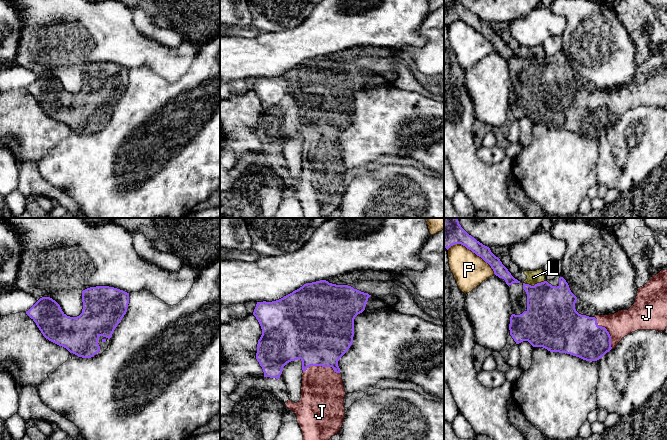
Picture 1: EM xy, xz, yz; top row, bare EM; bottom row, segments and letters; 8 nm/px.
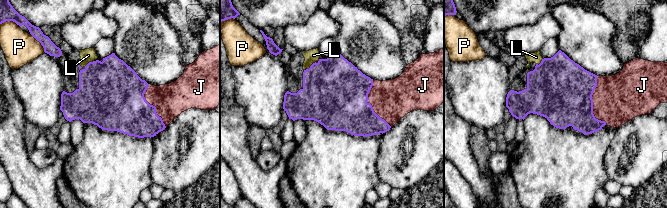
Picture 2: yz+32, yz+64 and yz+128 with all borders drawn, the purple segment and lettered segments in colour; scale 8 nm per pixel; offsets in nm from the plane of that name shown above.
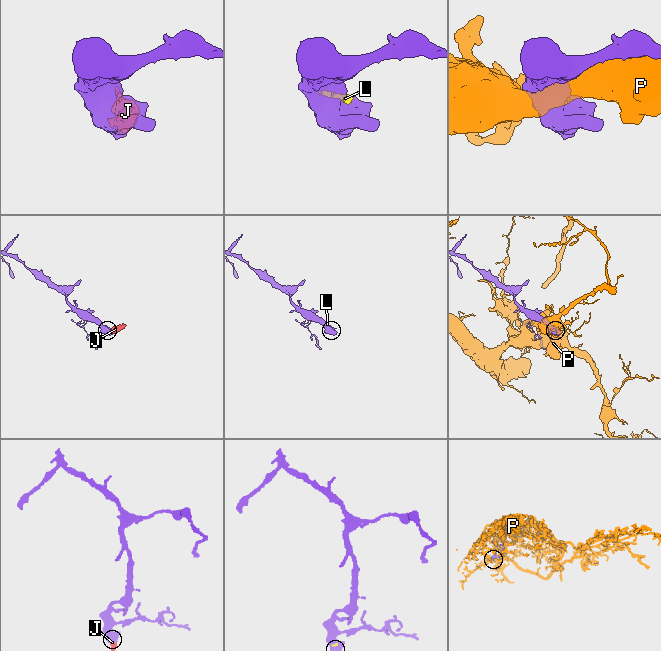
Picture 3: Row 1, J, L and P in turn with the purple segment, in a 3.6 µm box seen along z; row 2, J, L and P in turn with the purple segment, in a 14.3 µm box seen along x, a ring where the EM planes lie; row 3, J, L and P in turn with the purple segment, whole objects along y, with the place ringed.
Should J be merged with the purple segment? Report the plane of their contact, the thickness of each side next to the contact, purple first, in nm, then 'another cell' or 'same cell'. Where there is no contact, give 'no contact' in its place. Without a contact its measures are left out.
meets purple in xz; 500 nm thick on the purple side, 360 nm on the other; same cell

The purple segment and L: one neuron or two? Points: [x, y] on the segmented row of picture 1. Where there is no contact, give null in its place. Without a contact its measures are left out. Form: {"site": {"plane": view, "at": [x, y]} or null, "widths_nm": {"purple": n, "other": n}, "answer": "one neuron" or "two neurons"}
{"site": {"plane": "yz", "at": [535, 284]}, "widths_nm": {"purple": 380, "other": 110}, "answer": "two neurons"}

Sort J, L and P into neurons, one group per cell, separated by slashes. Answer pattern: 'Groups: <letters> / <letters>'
Groups: J / L / P

